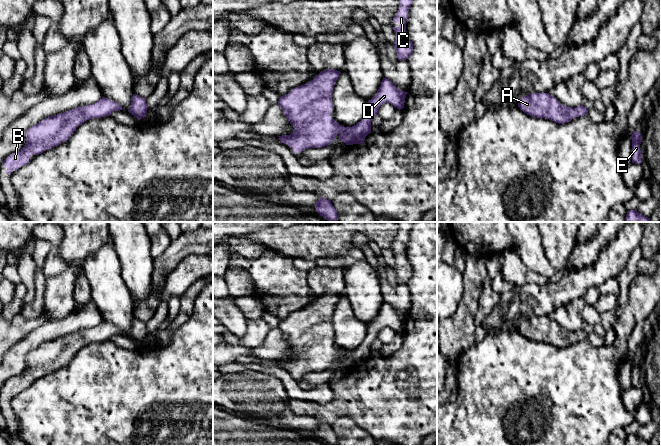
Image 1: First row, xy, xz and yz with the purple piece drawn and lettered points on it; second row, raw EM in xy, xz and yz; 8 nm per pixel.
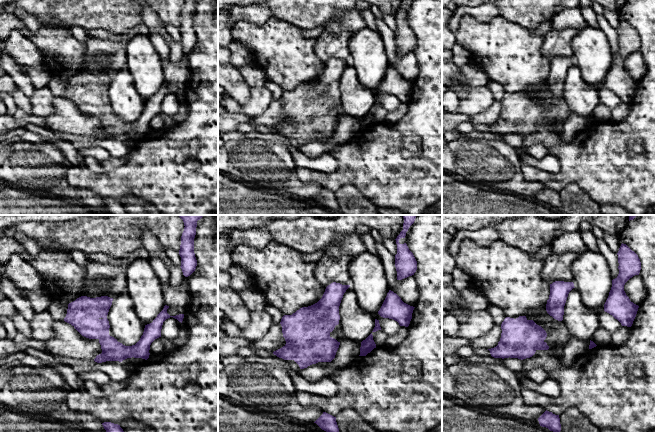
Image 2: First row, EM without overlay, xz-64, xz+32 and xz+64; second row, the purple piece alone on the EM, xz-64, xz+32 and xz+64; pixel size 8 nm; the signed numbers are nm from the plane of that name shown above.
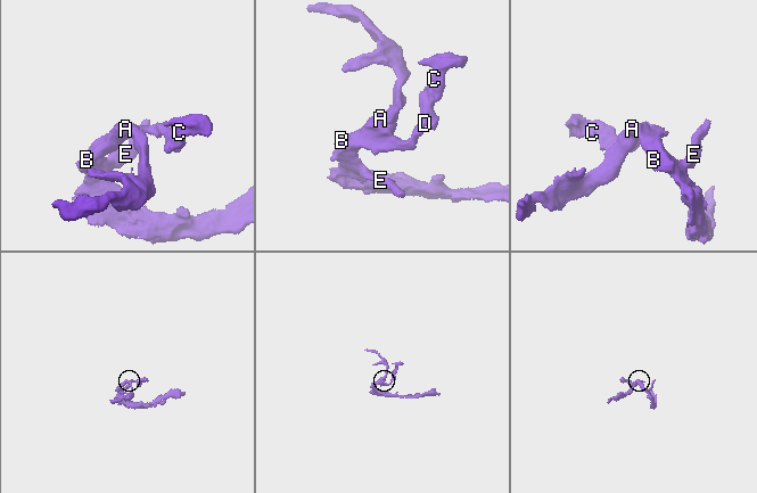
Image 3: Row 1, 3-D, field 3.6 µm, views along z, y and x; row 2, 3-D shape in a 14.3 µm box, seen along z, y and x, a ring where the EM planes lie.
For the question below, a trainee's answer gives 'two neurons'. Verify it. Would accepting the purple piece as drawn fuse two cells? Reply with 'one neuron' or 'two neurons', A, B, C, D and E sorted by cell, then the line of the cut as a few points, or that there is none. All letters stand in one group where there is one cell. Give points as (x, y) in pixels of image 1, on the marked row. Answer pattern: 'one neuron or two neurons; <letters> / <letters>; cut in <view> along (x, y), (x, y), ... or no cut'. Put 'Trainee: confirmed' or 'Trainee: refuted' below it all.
one neuron; A B C D E; no cut
Trainee: refuted

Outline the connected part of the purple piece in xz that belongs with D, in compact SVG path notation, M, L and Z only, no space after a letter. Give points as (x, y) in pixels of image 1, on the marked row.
M325 69L313 80L280 97L278 105L295 132L278 137L296 154L308 148L330 145L338 134L346 145L361 144L371 133L371 121L382 104L390 103L397 109L404 108L408 92L399 90L389 79L383 78L377 93L367 103L364 117L352 127L341 126L330 117L332 92L340 74L335 69Z

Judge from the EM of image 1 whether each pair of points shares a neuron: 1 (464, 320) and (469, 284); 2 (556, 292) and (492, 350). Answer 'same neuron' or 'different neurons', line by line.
1: same neuron
2: different neurons

